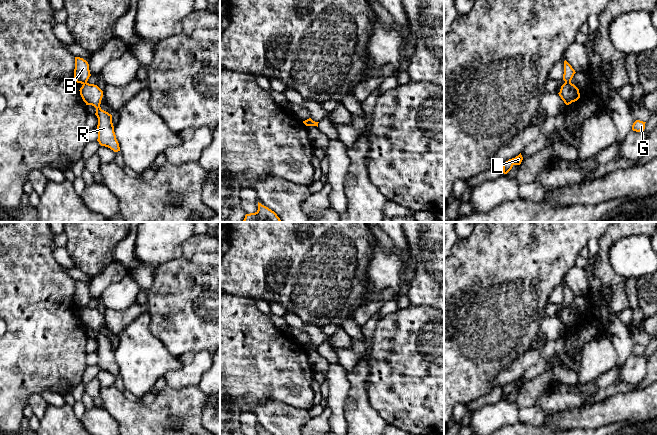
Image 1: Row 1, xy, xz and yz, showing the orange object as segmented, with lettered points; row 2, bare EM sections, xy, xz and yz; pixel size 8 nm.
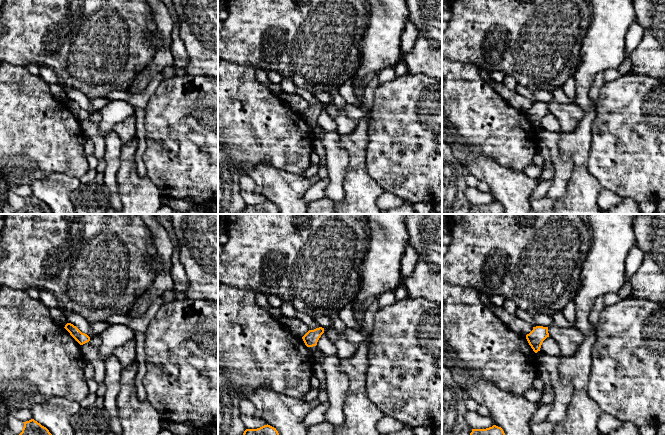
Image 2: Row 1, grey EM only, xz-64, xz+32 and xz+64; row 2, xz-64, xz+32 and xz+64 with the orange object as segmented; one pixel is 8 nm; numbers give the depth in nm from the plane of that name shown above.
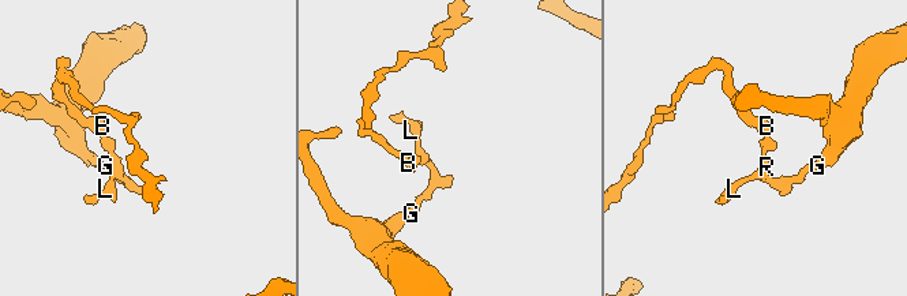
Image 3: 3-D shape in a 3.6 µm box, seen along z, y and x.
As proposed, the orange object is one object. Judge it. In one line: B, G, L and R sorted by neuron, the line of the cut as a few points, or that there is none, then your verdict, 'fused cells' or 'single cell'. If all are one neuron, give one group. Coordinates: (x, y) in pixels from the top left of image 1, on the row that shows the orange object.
groups B / G L R; cut yz (570, 81), (565, 83); fused cells

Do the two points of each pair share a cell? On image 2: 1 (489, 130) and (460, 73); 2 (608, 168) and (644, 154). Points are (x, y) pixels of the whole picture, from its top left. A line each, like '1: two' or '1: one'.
1: one
2: one

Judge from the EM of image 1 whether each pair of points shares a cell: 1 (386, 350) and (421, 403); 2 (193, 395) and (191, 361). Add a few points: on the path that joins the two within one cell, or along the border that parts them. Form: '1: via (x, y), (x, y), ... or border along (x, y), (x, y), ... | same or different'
1: via (399, 363), (421, 385), (421, 390) | same
2: border along (197, 384), (181, 388), (171, 388), (168, 385) | different

